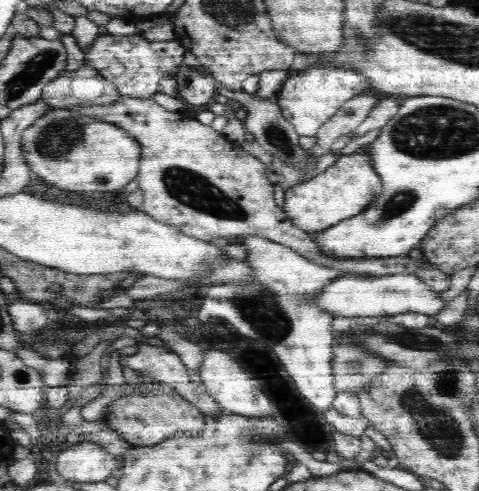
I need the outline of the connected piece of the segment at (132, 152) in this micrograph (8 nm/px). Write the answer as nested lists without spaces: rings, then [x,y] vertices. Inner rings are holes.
[[[52,109],[34,121],[20,138],[31,172],[53,187],[70,192],[121,191],[138,176],[140,145],[119,126],[75,110]]]

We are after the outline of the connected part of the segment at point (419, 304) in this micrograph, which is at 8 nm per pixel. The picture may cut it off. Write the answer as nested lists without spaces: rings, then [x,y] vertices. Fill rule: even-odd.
[[[414,272],[412,273],[392,273],[379,278],[353,278],[343,275],[330,284],[318,296],[318,304],[323,306],[328,313],[335,314],[336,317],[382,317],[383,315],[398,316],[398,314],[408,314],[416,312],[424,314],[434,321],[443,307],[450,303],[440,298],[438,292],[428,288]]]

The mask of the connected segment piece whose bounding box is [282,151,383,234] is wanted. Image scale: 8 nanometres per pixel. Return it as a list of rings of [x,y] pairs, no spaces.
[[[352,153],[342,155],[337,161],[318,176],[304,184],[293,185],[285,192],[283,212],[294,226],[308,233],[333,227],[337,222],[348,220],[361,214],[381,196],[382,180],[369,162],[367,154]]]

